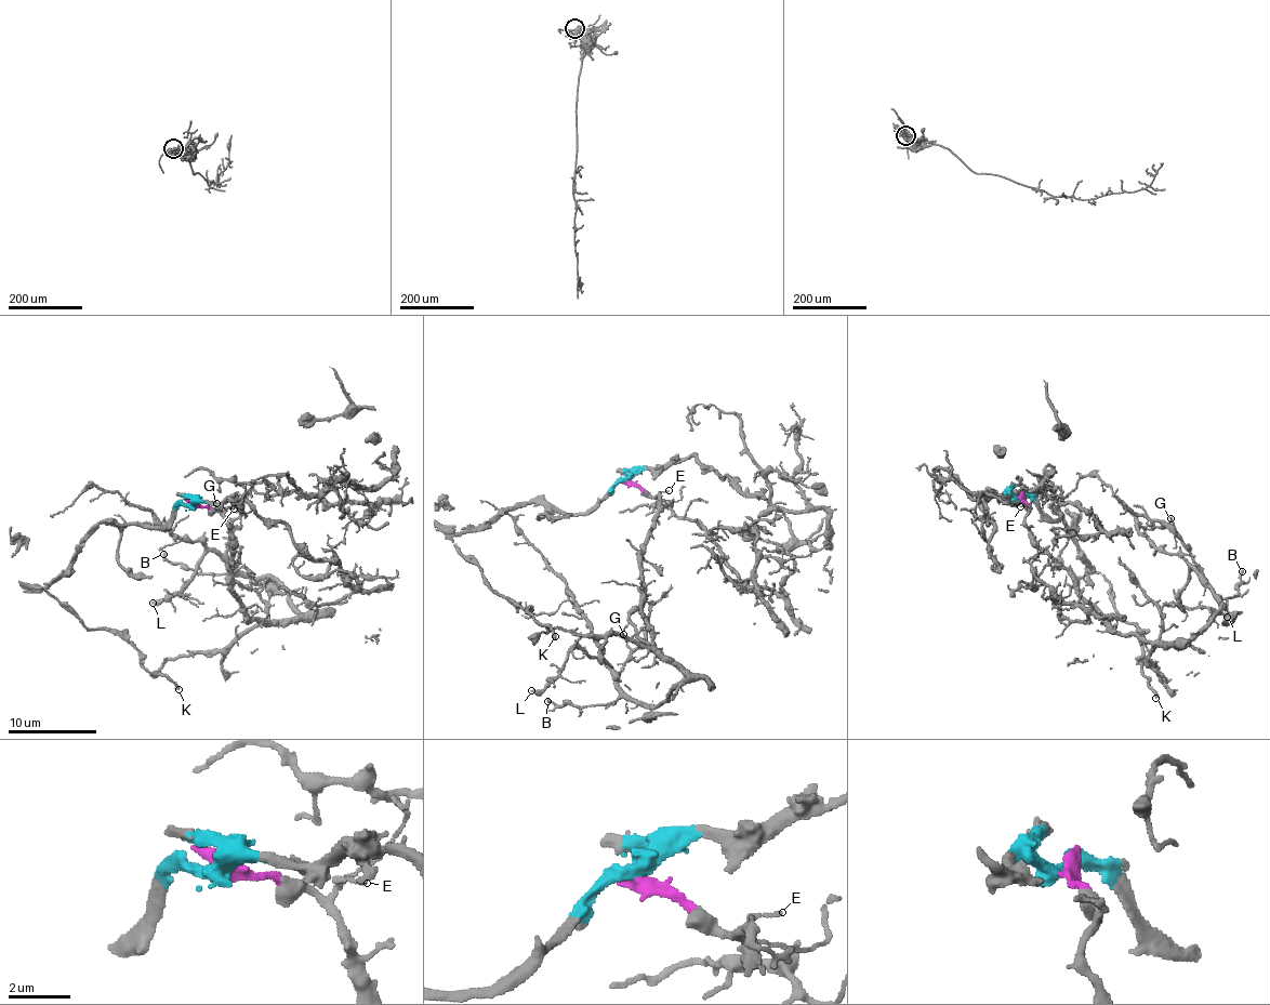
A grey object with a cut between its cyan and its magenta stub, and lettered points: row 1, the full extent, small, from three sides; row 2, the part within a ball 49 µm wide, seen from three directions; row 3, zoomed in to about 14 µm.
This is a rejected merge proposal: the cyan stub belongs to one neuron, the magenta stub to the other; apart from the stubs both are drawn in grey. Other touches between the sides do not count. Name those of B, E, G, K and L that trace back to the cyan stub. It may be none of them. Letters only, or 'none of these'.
K

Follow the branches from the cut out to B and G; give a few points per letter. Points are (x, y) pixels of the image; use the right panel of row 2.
B: (1019, 497), (1029, 510), (1028, 532), (1116, 632), (1186, 644), (1212, 619), (1220, 599), (1237, 594), (1242, 570)
G: (1019, 497), (1029, 510), (1028, 532), (1116, 632), (1186, 644), (1219, 611), (1220, 602), (1169, 518)

